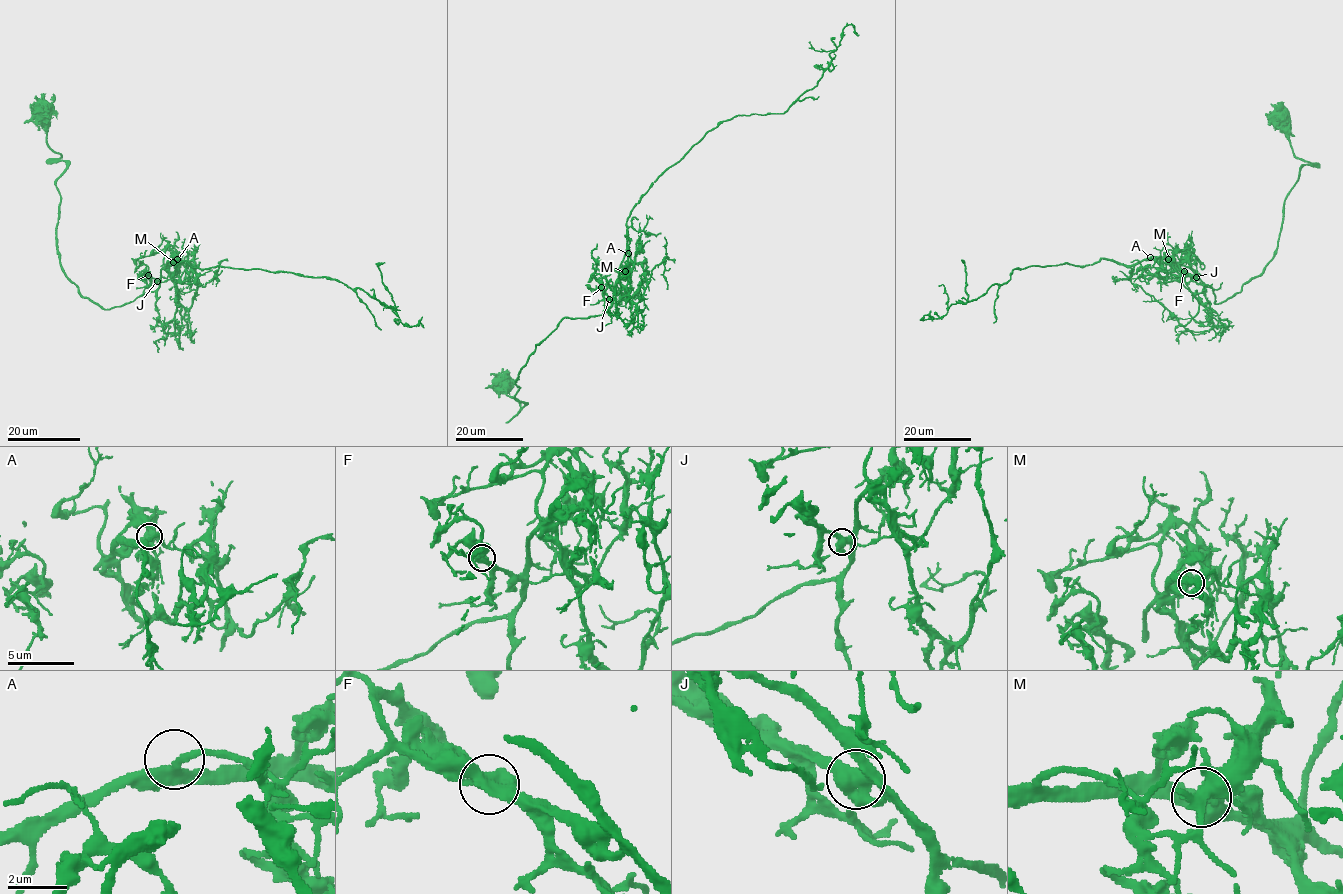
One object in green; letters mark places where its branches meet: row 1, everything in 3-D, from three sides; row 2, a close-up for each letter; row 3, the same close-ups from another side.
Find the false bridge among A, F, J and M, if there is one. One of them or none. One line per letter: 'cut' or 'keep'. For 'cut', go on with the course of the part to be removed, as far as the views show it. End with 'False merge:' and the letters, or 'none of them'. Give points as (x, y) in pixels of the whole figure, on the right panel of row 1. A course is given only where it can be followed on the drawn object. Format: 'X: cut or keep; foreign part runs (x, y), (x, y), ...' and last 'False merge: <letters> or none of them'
A: keep
F: keep
J: keep
M: keep
False merge: none of them

